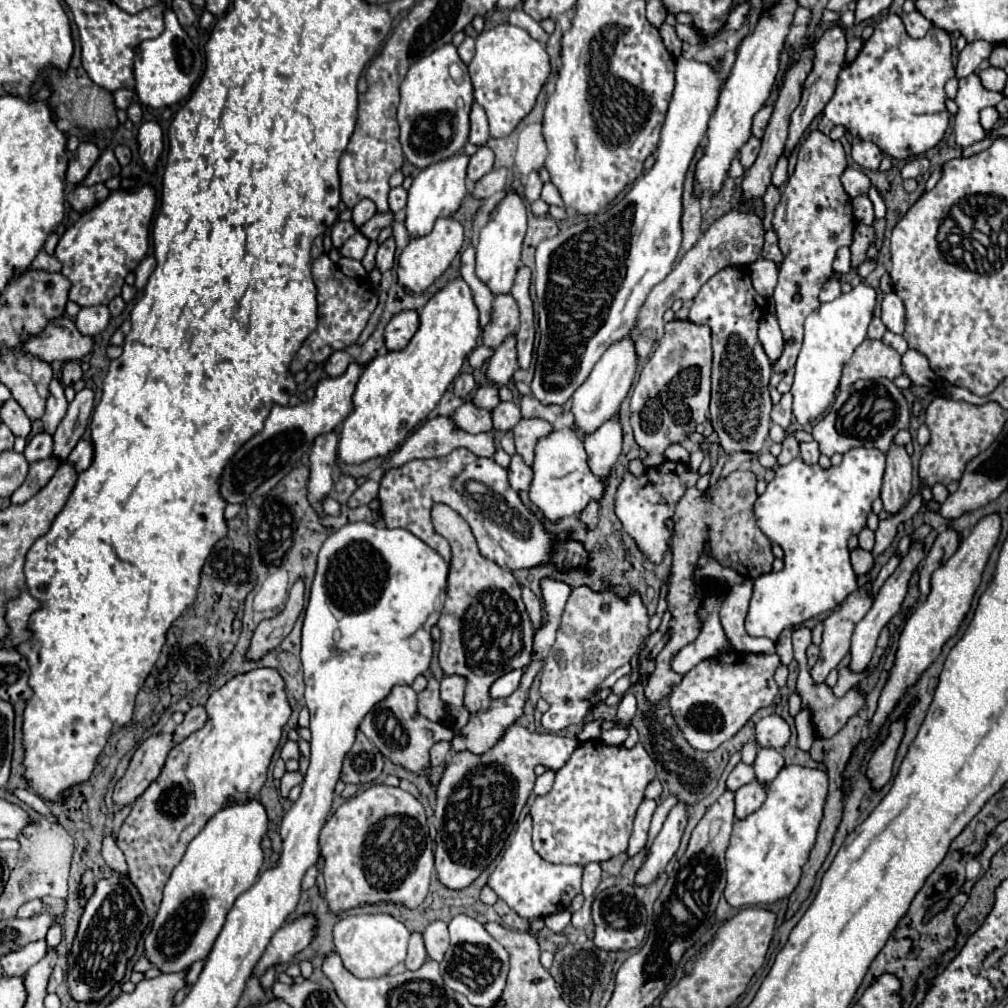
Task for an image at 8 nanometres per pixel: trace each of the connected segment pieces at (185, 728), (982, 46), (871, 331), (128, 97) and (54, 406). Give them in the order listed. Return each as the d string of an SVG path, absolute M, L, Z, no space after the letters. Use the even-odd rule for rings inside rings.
M204 705L192 707L192 709L186 713L184 721L182 721L180 725L176 725L174 741L176 741L176 743L184 741L188 735L192 735L194 731L202 729L202 727L204 727L204 723L206 723L206 707L204 707Z
M974 41L974 43L968 43L964 47L964 51L960 51L960 57L958 57L958 65L956 65L956 77L962 79L966 75L972 75L976 73L978 65L982 59L986 59L990 55L992 47L984 41Z
M874 317L872 323L870 323L870 327L868 327L868 337L870 337L870 339L882 339L884 333L886 333L884 323L880 321L880 317Z
M130 89L114 91L114 103L118 109L128 109L128 105L132 103L132 97L134 97L134 91L130 91Z
M52 379L50 383L50 397L48 397L48 403L46 403L46 413L42 417L42 423L44 423L44 429L48 433L54 433L58 423L62 421L64 413L66 413L66 407L68 407L68 401L64 397L64 387L58 379Z

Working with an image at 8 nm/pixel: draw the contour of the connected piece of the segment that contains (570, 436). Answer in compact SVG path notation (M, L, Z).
M564 427L560 431L552 431L550 435L542 437L536 445L536 457L534 457L534 479L530 485L530 499L534 505L542 509L542 513L550 521L558 521L560 517L568 517L574 513L580 513L586 509L586 503L598 499L602 501L608 477L598 479L586 459L586 451L582 447L582 437L578 435L576 427Z

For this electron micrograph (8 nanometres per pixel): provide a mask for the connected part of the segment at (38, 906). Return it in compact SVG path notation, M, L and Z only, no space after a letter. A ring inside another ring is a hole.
M32 899L28 903L24 903L20 909L18 909L18 917L34 917L42 911L42 901L40 899Z

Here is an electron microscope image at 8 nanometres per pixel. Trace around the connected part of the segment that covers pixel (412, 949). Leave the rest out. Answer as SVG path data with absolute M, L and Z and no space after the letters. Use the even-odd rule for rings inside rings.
M416 931L410 937L410 945L408 945L408 957L406 957L406 967L408 969L418 969L422 967L422 963L426 961L426 949L424 949L424 941L422 941L422 933Z

